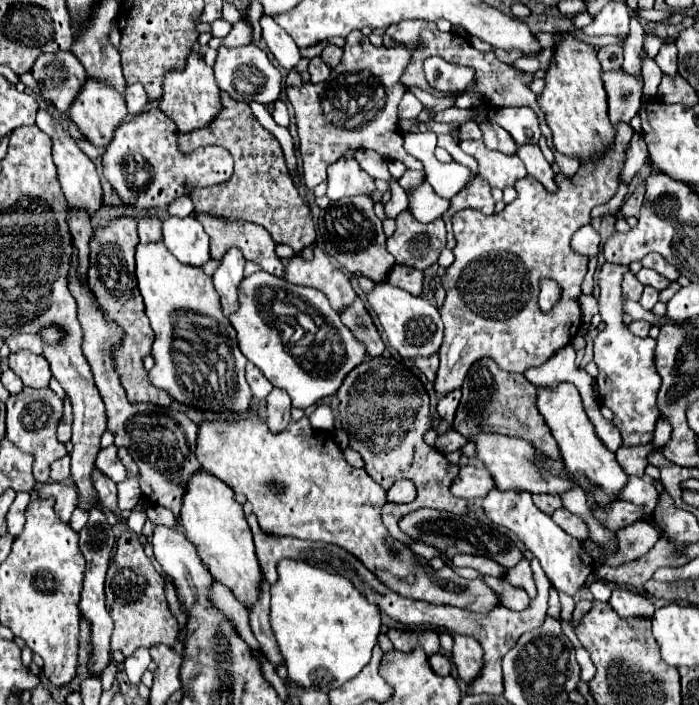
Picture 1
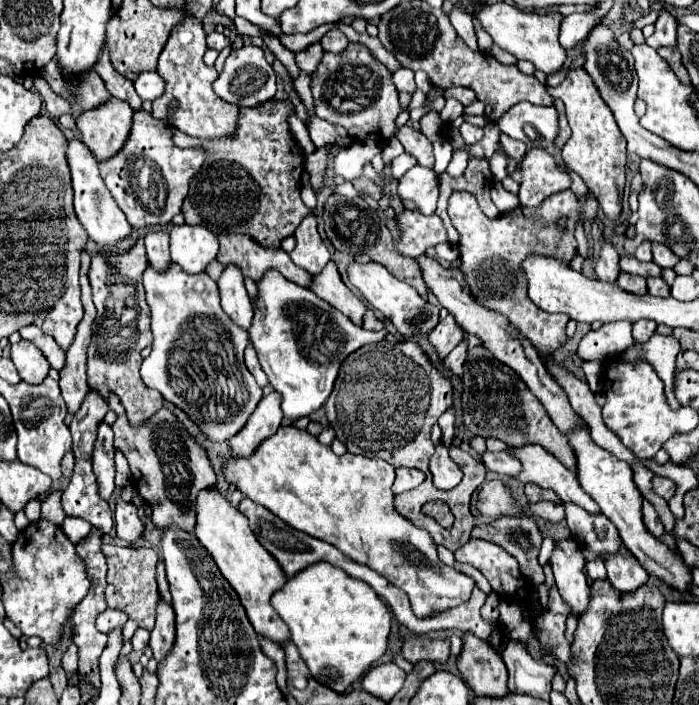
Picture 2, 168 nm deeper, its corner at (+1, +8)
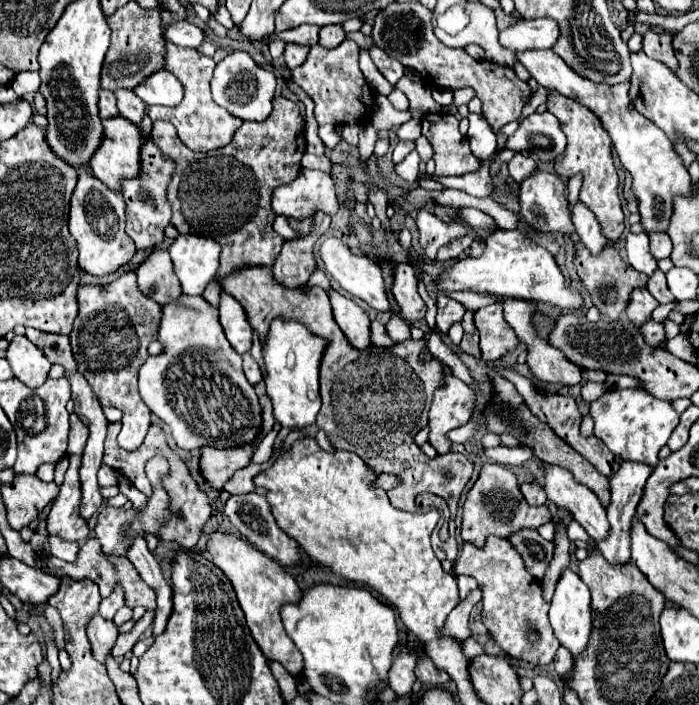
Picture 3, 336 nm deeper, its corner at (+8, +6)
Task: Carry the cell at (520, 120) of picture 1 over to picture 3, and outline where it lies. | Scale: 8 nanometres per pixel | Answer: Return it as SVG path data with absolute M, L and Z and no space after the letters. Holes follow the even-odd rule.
M532 113L524 117L512 137L506 141L506 149L526 151L540 161L556 159L566 147L566 137L558 119L552 113Z

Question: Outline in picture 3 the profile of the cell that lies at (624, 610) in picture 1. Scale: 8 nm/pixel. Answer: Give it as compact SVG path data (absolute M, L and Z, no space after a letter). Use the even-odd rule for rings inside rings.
M624 461L620 465L620 469L610 477L610 505L606 507L606 515L608 515L608 523L610 523L610 531L608 531L608 537L602 539L602 541L578 541L575 543L577 548L588 549L588 551L598 551L610 565L626 565L630 563L630 523L632 523L632 517L636 513L636 505L642 497L642 491L644 491L644 483L646 479L650 477L652 473L652 467L650 465L644 465L644 463L628 463Z

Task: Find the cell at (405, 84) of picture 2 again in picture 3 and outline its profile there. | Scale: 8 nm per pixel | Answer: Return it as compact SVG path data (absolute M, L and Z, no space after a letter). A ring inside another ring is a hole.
M372 47L372 49L370 49L370 57L372 57L374 65L378 67L378 71L380 71L392 85L396 85L400 77L404 77L404 71L406 71L404 65L400 65L396 59L388 57L382 49Z

